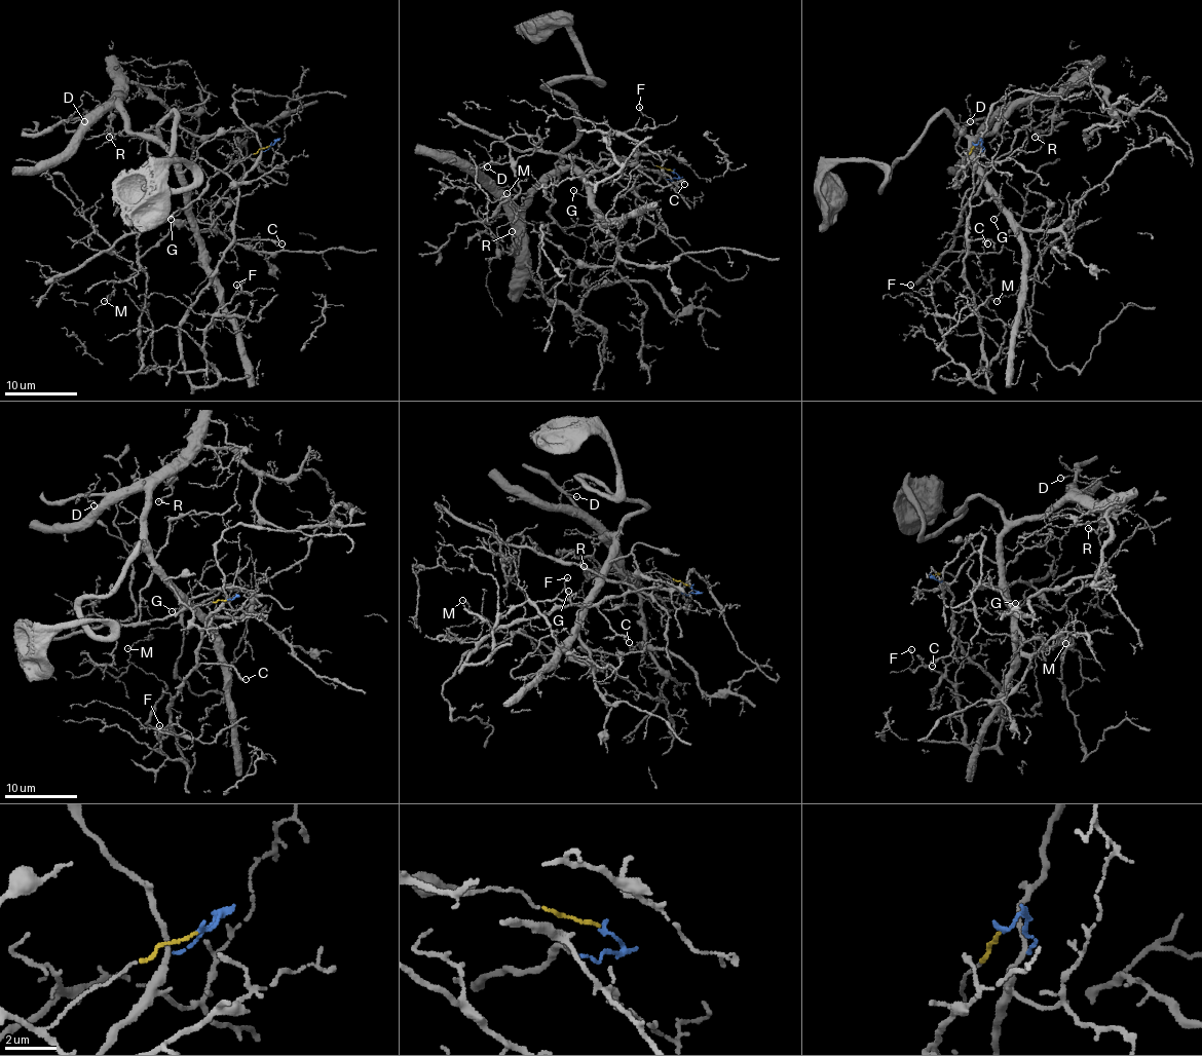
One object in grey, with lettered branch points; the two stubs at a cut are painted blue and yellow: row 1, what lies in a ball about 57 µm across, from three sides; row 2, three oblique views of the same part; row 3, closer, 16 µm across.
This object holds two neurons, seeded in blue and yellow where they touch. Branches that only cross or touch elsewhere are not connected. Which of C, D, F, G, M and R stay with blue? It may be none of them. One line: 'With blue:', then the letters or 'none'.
With blue: C, F

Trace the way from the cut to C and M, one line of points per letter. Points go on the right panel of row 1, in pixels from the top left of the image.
C: (975, 144), (983, 148), (973, 174), (968, 236), (973, 240), (989, 238), (987, 244)
M: (975, 146), (964, 172), (964, 159), (1023, 228), (1058, 229), (1068, 219), (1035, 273), (1016, 293), (997, 300)

